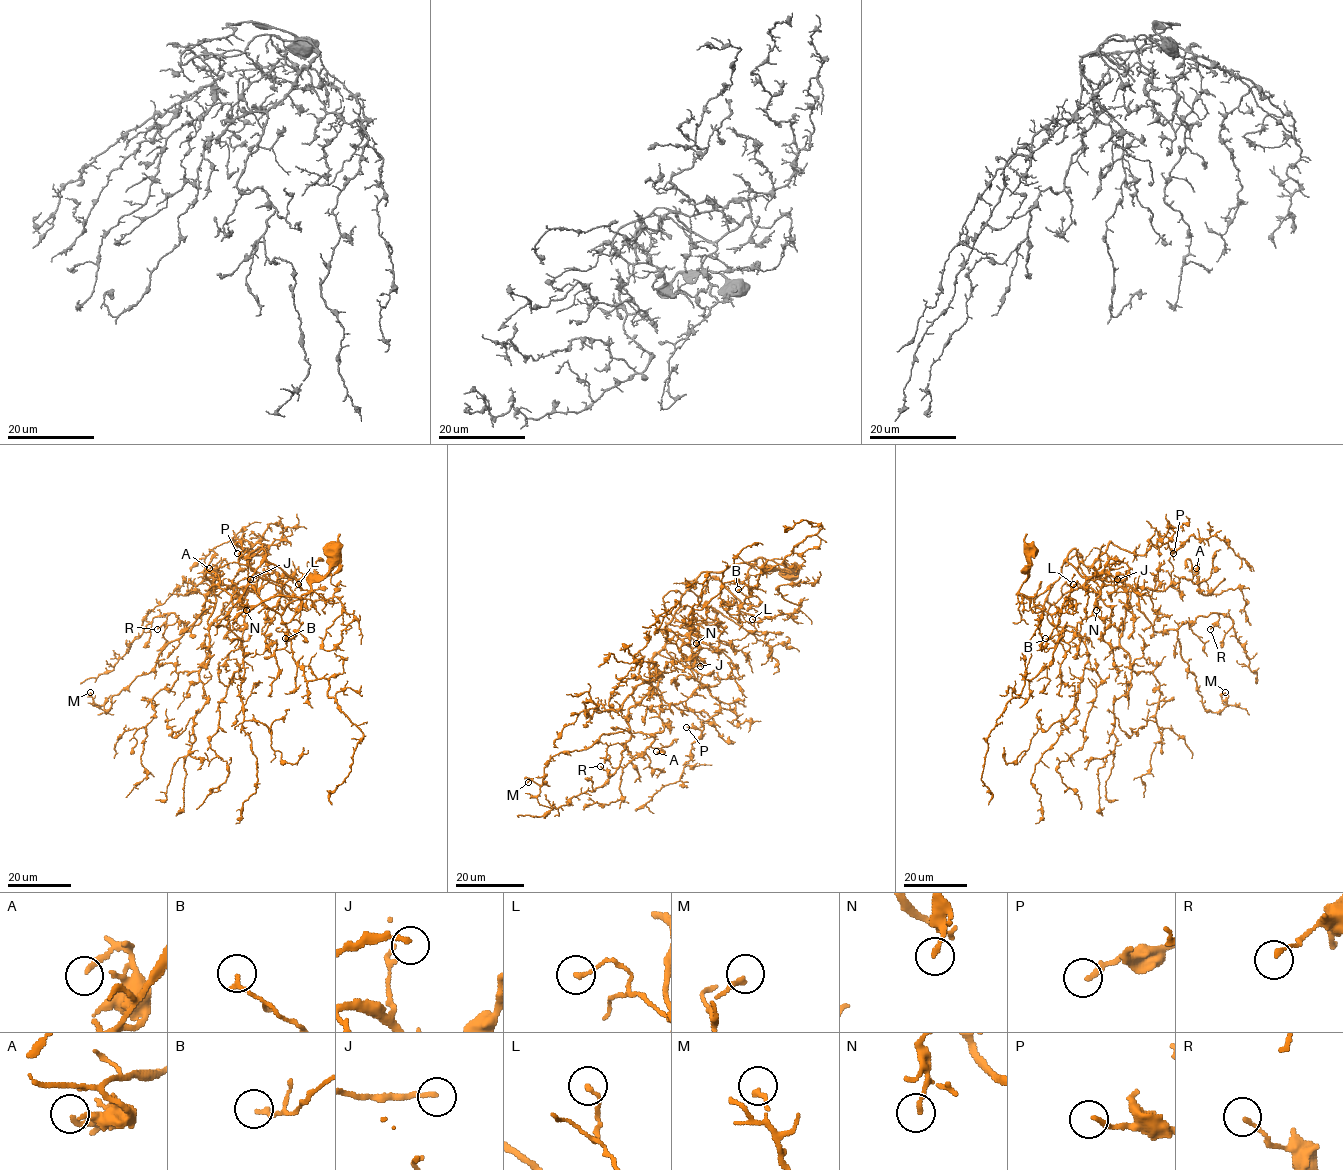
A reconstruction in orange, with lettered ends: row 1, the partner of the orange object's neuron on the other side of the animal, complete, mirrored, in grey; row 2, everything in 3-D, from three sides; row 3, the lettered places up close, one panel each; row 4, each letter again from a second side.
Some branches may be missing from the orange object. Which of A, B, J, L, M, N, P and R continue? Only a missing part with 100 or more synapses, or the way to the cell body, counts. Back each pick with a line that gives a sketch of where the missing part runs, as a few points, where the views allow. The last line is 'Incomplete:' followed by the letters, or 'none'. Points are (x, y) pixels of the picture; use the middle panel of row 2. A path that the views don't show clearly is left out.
Incomplete: none

